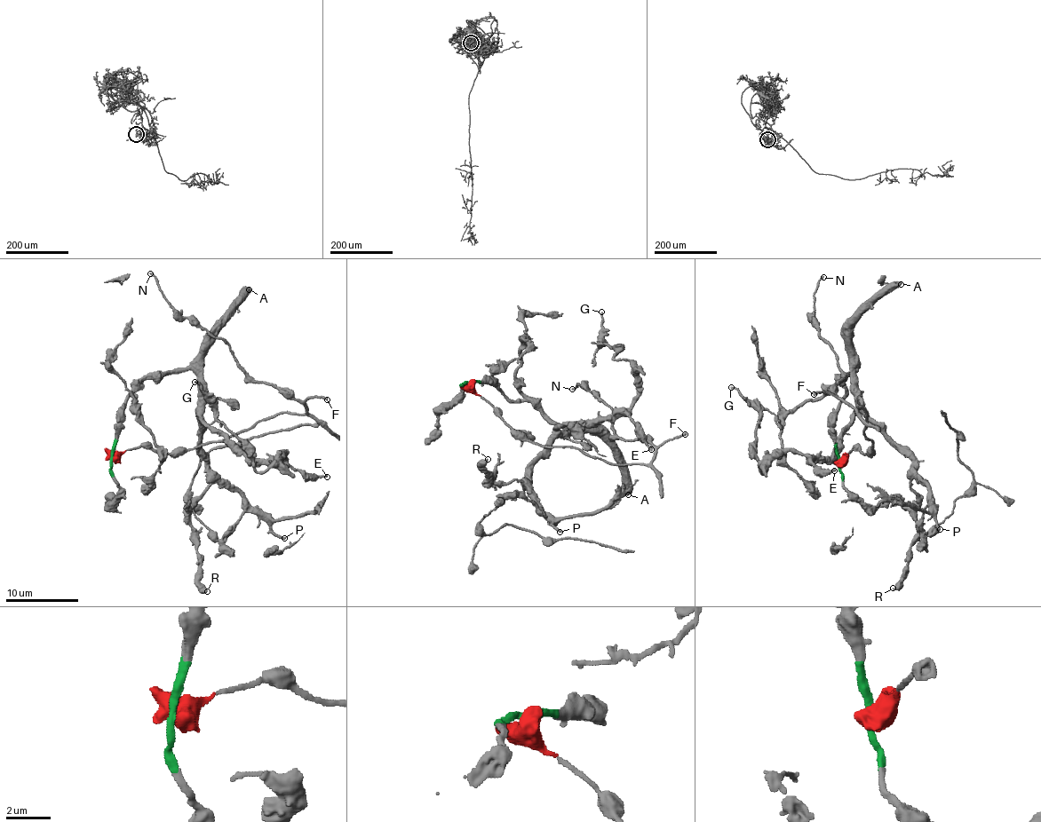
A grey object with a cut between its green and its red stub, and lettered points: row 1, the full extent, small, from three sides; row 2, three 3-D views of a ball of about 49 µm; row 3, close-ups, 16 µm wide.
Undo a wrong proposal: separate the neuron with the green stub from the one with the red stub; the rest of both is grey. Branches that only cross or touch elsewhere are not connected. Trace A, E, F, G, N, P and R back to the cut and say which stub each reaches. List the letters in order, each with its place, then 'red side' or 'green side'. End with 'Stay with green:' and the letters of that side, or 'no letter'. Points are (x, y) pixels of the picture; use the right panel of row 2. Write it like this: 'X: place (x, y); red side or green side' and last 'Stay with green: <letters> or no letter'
A: place (901, 284); green side
E: place (834, 470); green side
F: place (814, 394); red side
G: place (731, 387); green side
N: place (823, 277); red side
P: place (940, 529); green side
R: place (893, 588); green side
Stay with green: A, E, G, P, R

